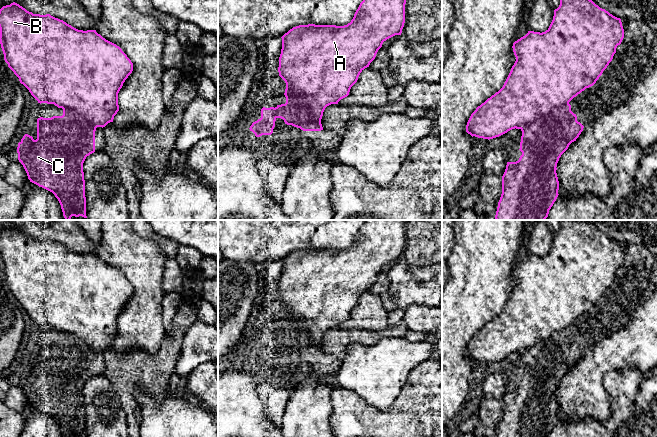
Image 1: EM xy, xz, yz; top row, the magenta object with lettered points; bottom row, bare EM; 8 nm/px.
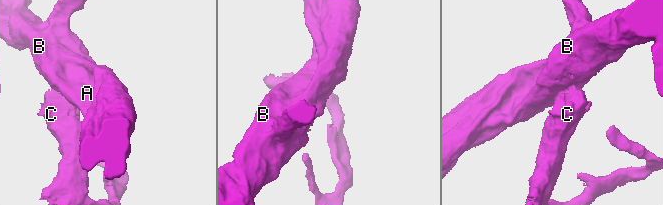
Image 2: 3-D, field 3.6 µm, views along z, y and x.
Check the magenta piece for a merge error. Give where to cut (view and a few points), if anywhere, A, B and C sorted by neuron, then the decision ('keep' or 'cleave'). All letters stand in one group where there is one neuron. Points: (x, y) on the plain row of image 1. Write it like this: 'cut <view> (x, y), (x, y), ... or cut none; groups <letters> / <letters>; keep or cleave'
cut yz (568, 326), (555, 332), (545, 341), (520, 352); groups A B / C; cleave

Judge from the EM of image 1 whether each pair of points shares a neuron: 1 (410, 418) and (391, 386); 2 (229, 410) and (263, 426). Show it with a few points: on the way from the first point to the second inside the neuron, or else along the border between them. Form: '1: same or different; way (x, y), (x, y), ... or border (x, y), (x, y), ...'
1: different; border (408, 374), (393, 402), (385, 409), (378, 409)
2: same; way (237, 418), (245, 426), (255, 426)

